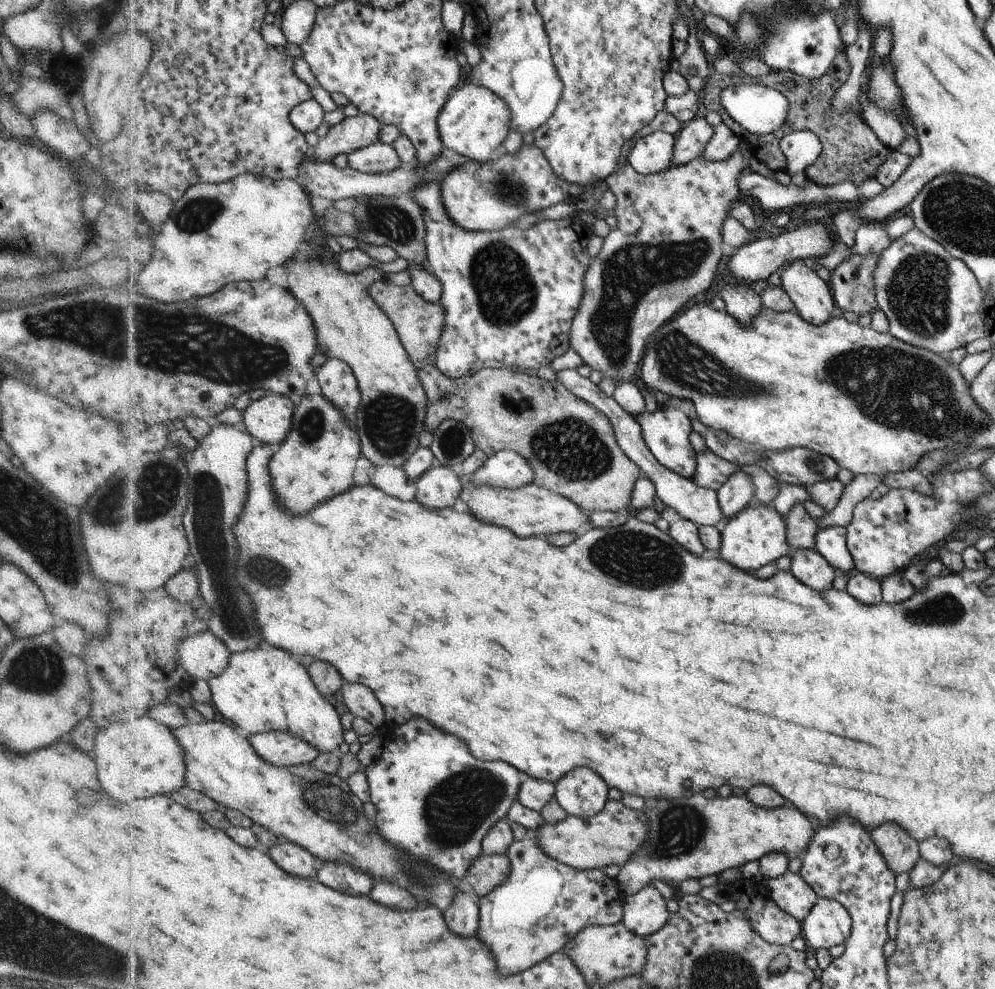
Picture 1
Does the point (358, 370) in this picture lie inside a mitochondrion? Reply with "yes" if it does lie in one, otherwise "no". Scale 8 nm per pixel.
no

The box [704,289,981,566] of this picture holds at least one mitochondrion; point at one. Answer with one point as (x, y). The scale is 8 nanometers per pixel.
(814, 464)

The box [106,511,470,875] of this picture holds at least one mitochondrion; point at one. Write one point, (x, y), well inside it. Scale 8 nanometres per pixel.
(331, 803)

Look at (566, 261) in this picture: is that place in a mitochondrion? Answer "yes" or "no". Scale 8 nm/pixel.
no

